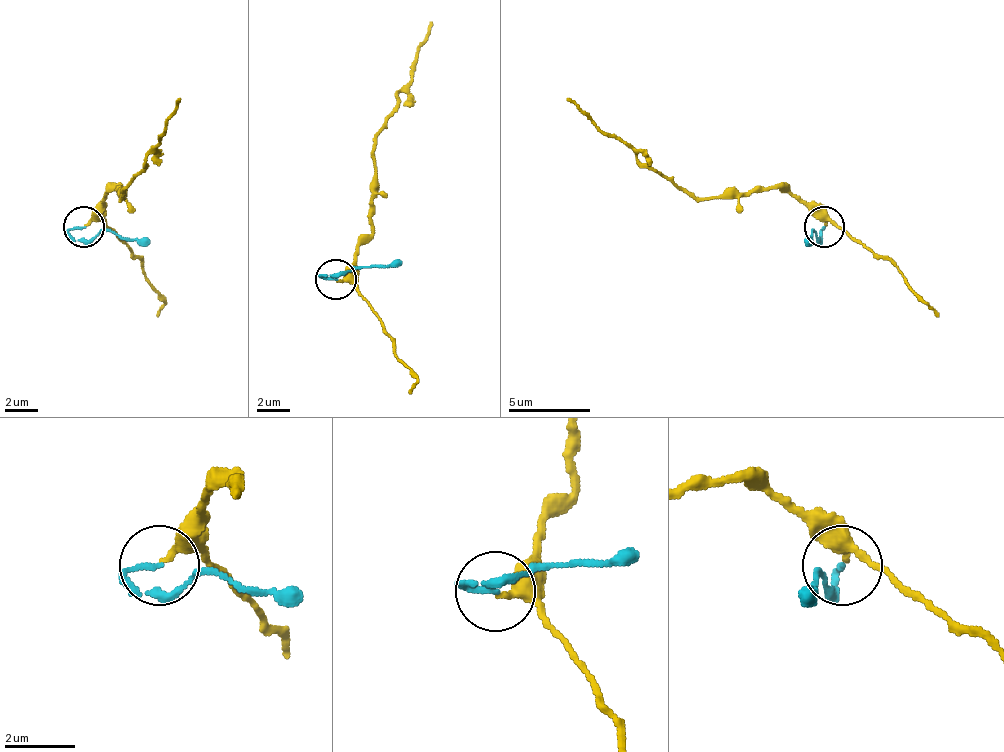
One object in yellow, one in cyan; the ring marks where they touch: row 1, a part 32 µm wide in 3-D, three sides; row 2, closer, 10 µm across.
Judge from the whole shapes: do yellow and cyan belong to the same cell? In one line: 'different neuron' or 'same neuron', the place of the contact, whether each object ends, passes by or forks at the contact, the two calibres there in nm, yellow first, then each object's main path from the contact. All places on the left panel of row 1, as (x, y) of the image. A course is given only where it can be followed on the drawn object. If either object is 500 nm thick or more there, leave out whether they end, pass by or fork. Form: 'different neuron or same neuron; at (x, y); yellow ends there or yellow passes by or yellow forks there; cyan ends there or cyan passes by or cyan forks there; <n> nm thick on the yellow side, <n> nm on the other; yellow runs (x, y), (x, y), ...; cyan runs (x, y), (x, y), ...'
same neuron; at (84, 227); yellow ends there; cyan ends there; 260 nm thick on the yellow side, 150 nm on the other; yellow runs (83, 226), (119, 189), (124, 193), (181, 99); cyan runs (83, 226), (70, 234), (91, 238), (115, 230), (140, 238), (148, 246)

